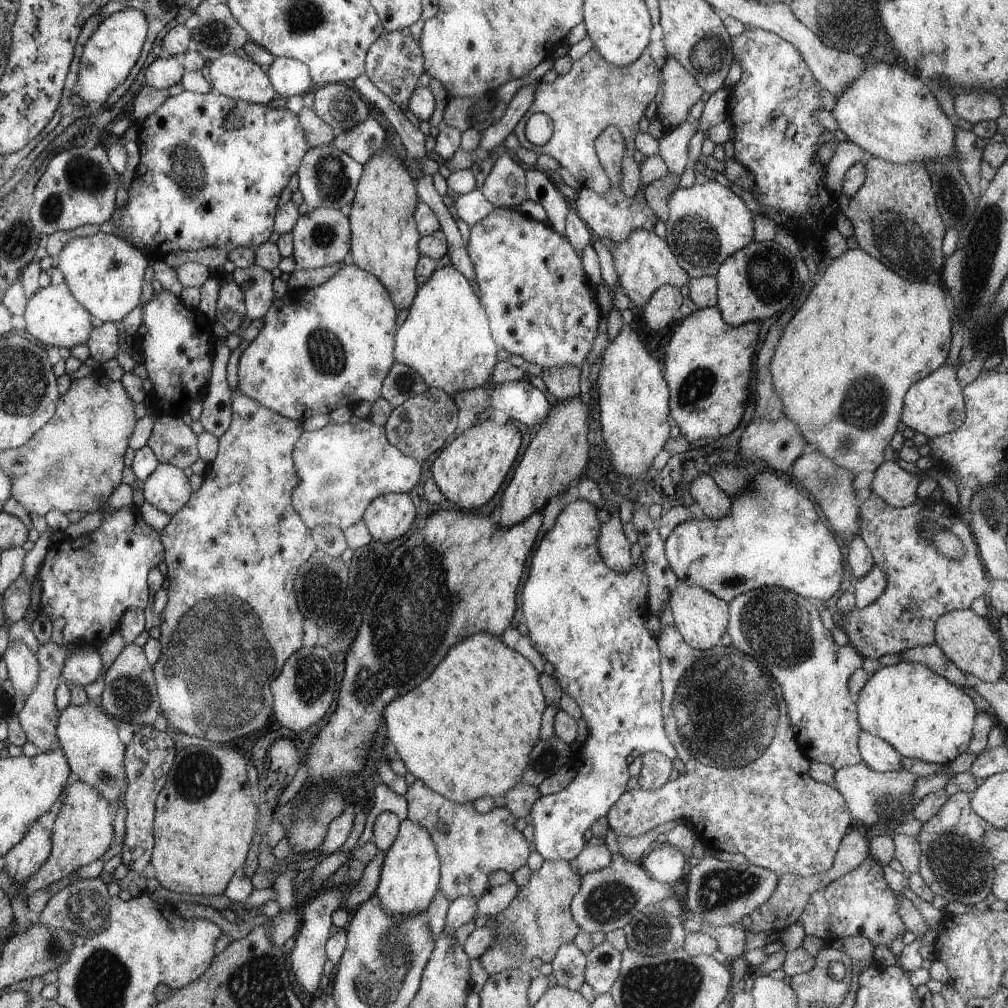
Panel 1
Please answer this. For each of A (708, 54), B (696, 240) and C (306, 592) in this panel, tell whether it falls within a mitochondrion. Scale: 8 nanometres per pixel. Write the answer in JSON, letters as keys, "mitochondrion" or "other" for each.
{"A":"mitochondrion","B":"mitochondrion","C":"other"}

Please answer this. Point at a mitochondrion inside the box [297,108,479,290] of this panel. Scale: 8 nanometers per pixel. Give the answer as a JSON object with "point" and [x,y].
{"point":[332,179]}

